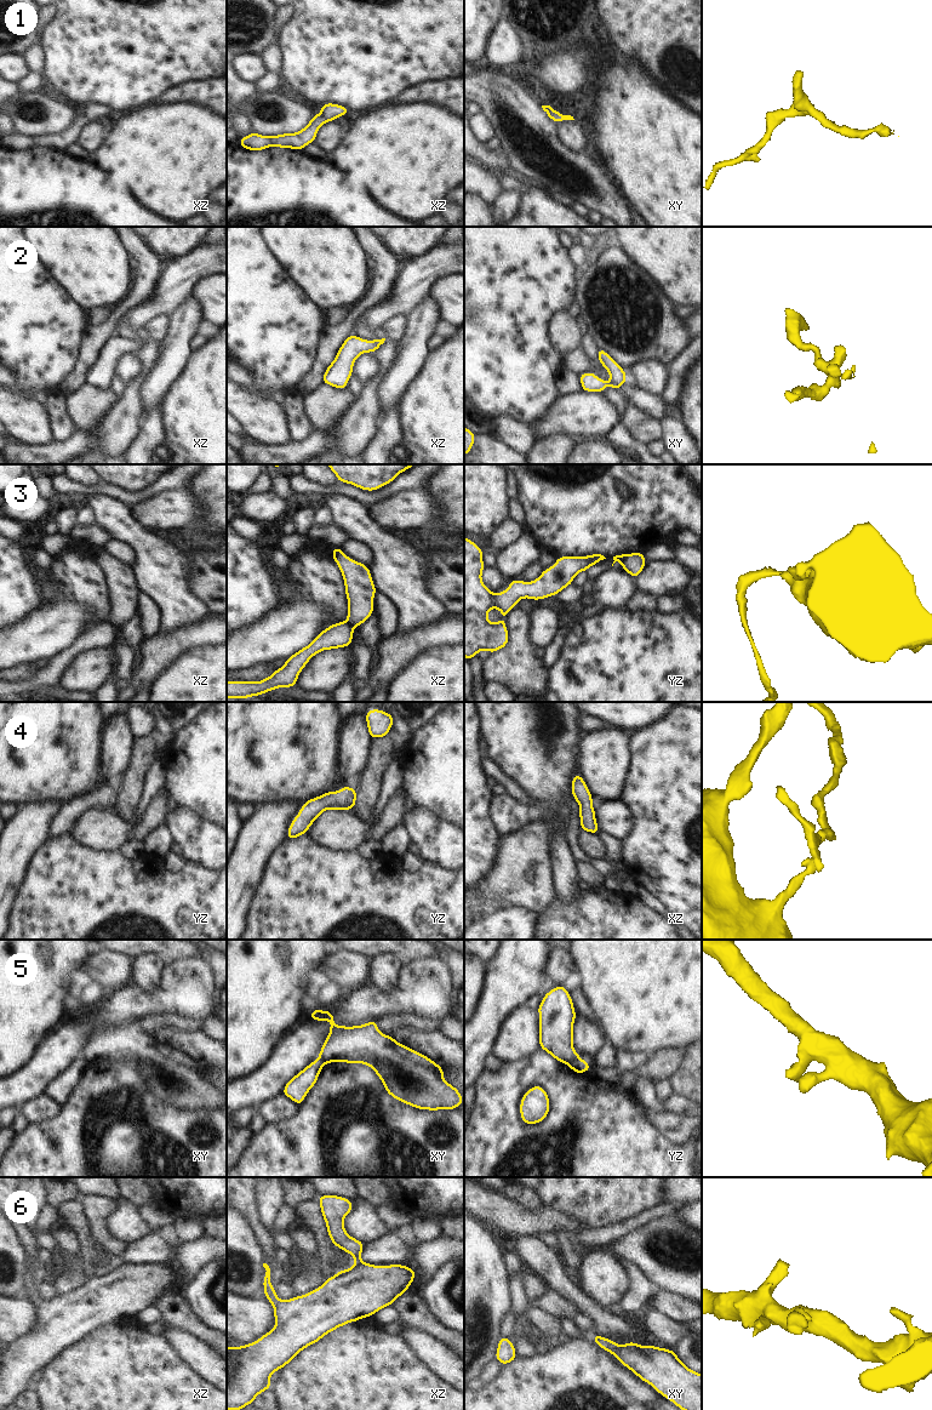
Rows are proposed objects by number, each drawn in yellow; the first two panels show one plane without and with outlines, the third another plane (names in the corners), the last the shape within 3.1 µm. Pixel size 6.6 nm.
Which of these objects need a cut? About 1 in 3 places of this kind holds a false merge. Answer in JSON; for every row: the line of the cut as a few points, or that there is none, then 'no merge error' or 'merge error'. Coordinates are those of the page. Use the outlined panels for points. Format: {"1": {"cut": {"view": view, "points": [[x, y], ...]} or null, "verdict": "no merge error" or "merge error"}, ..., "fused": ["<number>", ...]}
{"1": {"cut": null, "verdict": "no merge error"}, "2": {"cut": null, "verdict": "no merge error"}, "3": {"cut": {"view": "xz", "points": [[346, 621], [352, 627]]}, "verdict": "merge error"}, "4": {"cut": null, "verdict": "no merge error"}, "5": {"cut": {"view": "yz", "points": [[581, 1059], [567, 1063]]}, "verdict": "merge error"}, "6": {"cut": null, "verdict": "no merge error"}, "fused": ["3", "5"]}

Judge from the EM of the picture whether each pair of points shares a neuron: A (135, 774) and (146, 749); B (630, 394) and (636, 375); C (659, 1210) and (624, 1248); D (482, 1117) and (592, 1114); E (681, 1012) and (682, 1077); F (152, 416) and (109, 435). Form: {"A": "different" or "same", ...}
{"A": "same", "B": "different", "C": "different", "D": "same", "E": "different", "F": "different"}

